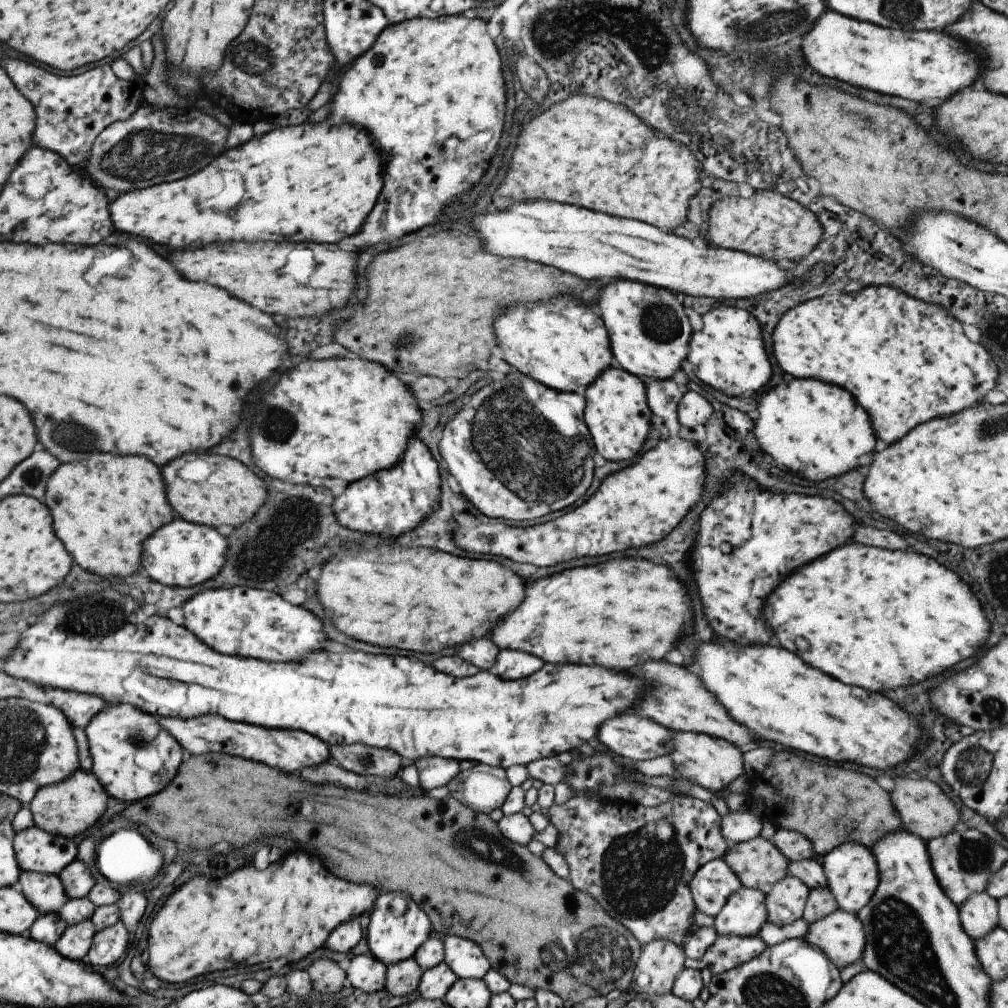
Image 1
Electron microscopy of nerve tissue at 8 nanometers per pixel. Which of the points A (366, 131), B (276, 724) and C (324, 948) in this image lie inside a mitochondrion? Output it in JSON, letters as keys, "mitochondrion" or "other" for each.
{"A":"other","B":"other","C":"other"}

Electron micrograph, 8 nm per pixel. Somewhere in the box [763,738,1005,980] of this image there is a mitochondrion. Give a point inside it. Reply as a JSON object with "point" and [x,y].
{"point":[973,766]}

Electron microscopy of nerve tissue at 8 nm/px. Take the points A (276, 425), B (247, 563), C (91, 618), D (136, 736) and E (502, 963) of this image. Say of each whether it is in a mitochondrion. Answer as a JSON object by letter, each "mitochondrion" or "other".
{"A":"mitochondrion","B":"mitochondrion","C":"mitochondrion","D":"mitochondrion","E":"other"}

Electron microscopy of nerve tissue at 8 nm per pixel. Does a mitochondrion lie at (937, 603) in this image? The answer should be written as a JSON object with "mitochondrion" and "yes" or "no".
{"mitochondrion":"no"}

